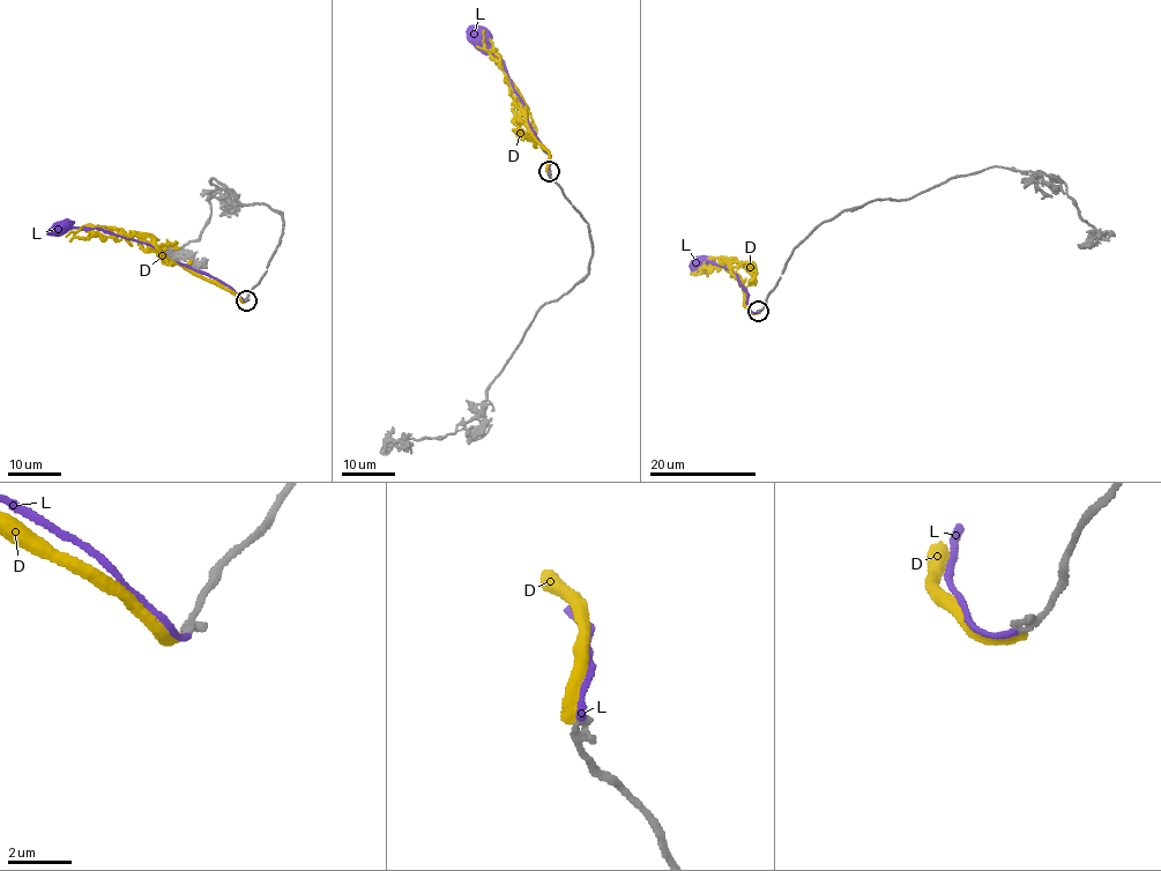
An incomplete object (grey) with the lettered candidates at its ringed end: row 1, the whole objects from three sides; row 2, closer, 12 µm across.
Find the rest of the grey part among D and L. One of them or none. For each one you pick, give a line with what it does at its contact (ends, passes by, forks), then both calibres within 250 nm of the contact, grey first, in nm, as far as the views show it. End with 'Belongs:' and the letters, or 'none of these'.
L: It ends there. Thickness 260 nm (grey) against 190 nm
Belongs: L

